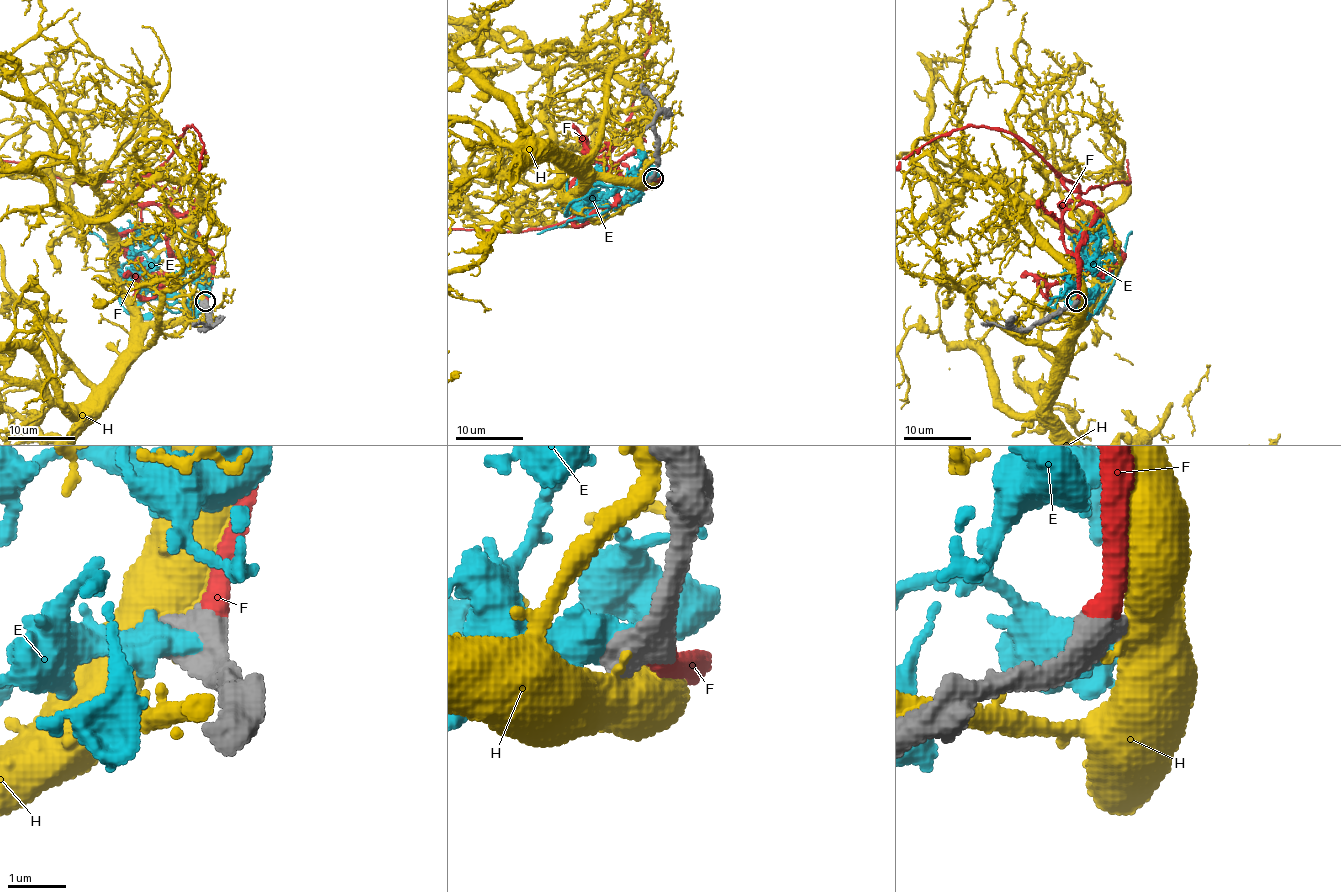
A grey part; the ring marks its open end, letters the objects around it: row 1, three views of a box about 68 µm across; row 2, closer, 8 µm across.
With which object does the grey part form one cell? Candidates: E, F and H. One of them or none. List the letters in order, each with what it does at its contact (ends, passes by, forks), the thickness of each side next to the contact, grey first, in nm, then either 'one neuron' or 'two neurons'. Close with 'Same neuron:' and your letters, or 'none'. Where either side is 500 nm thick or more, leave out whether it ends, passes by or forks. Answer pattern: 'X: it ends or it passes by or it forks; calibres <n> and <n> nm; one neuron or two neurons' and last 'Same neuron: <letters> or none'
E: calibres 650 and 550 nm; two neurons
F: calibres 650 and 420 nm; one neuron
H: calibres 600 and 600 nm; two neurons
Same neuron: F

